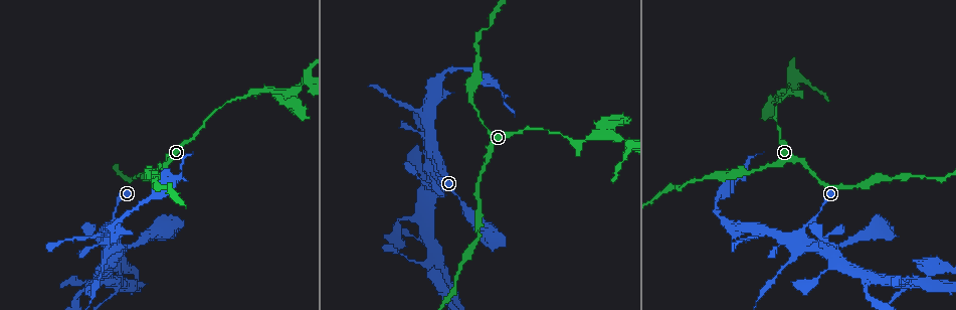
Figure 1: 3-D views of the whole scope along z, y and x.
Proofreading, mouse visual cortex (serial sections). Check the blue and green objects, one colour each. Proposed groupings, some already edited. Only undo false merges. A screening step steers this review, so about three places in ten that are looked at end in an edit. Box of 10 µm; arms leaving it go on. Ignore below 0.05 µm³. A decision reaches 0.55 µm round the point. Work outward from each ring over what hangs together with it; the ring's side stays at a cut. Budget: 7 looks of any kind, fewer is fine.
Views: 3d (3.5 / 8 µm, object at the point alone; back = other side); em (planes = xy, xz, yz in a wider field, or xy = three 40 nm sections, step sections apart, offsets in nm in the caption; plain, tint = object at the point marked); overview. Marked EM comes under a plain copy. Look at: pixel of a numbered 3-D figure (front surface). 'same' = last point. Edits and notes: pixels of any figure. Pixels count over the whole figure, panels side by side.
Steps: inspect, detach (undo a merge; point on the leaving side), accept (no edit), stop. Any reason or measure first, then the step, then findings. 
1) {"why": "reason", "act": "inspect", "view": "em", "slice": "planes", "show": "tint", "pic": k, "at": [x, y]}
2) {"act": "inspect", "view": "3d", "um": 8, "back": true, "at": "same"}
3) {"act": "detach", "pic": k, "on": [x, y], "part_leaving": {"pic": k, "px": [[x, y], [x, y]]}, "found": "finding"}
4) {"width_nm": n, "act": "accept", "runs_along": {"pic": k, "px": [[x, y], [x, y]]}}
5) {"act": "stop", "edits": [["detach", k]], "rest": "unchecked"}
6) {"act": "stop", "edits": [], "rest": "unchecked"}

{"why": "two arms in line, one across", "act": "inspect", "view": "3d", "um": 3.5, "pic": 1, "at": [596, 135]}

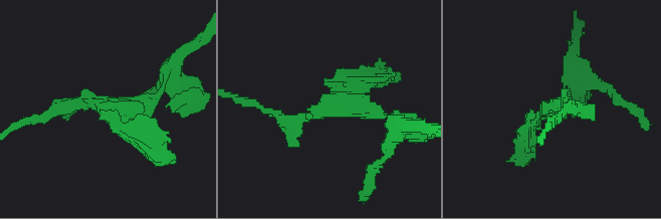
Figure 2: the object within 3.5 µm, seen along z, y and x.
{"why": "need the tissue", "act": "inspect", "view": "em", "slice": "planes", "show": "tint", "pic": 2, "at": [327, 111]}

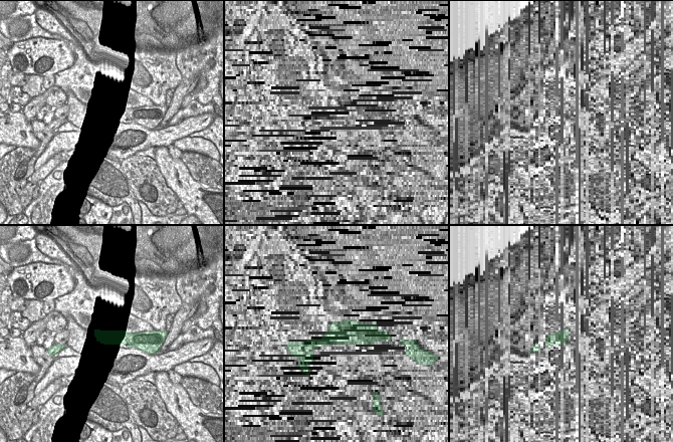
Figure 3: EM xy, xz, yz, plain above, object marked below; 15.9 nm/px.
{"act": "detach", "pic": 2, "on": [365, 69], "part_leaving": {"pic": 2, "px": [[351, 89], [361, 82], [401, 77]]}, "found": "two cells meet here"}

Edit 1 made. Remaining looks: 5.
{"why": "four arms meet", "act": "inspect", "view": "3d", "um": 8, "back": true, "pic": 1, "at": [804, 238]}

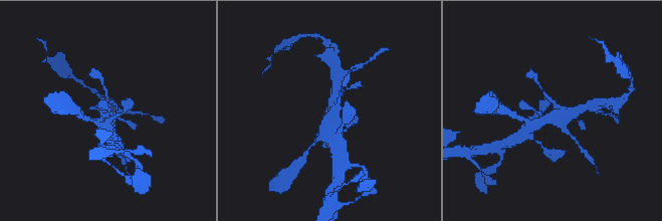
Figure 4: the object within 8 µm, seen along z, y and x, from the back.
{"why": "closer look", "act": "inspect", "view": "3d", "um": 3.5, "back": true, "at": "same"}

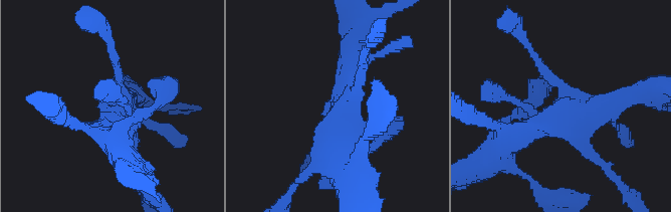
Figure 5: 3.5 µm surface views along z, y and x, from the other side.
{"act": "inspect", "view": "em", "slice": "xy", "step": 1, "show": "tint", "pic": 5, "at": [118, 112]}

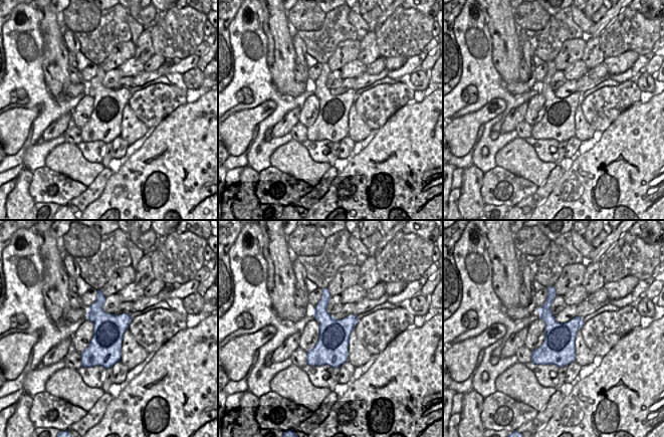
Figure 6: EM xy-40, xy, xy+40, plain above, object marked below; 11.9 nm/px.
{"act": "accept", "runs_along": {"pic": 5, "px": [[537, 59], [569, 109], [506, 140]]}, "found": "all the same cell"}

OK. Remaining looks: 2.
{"act": "stop", "edits": [["detach", 2]], "rest": "unchecked"}

